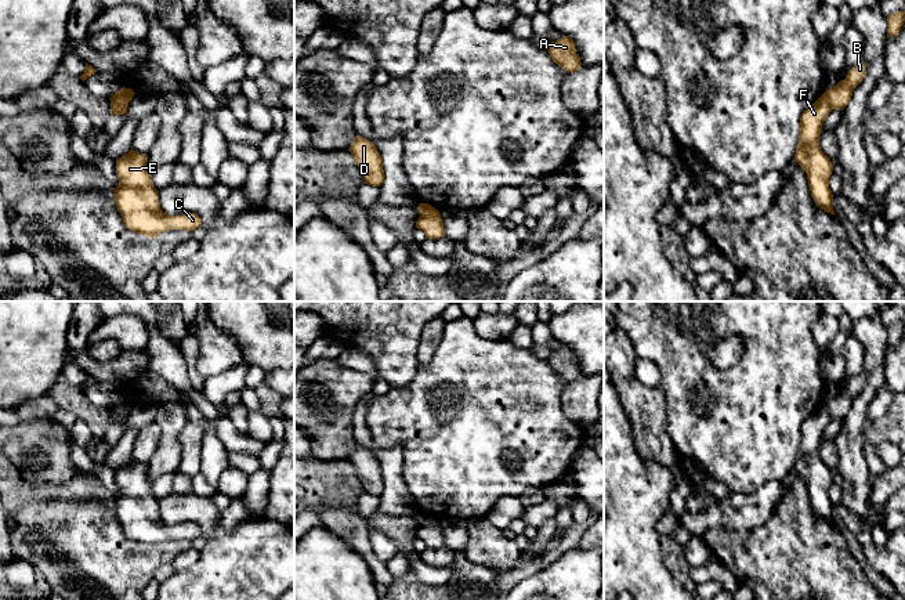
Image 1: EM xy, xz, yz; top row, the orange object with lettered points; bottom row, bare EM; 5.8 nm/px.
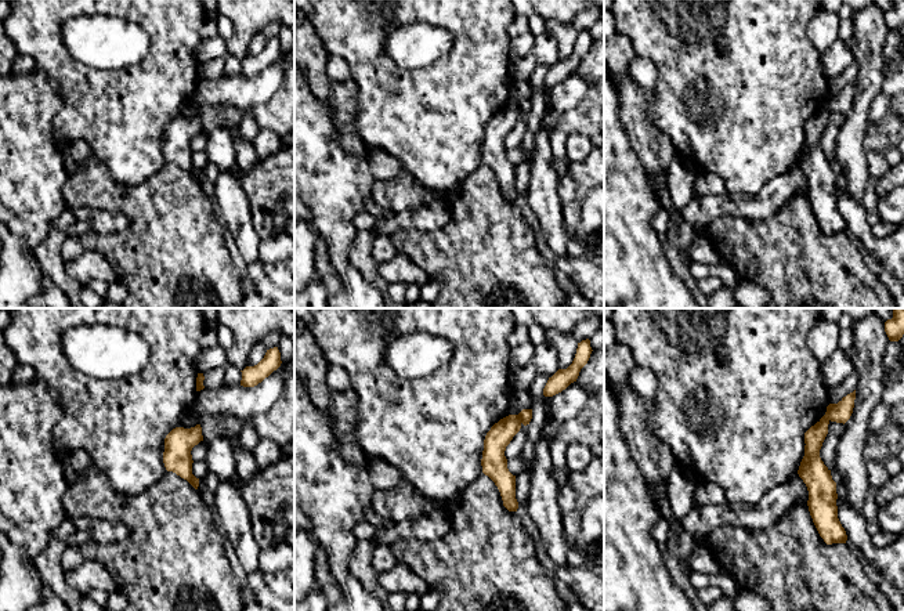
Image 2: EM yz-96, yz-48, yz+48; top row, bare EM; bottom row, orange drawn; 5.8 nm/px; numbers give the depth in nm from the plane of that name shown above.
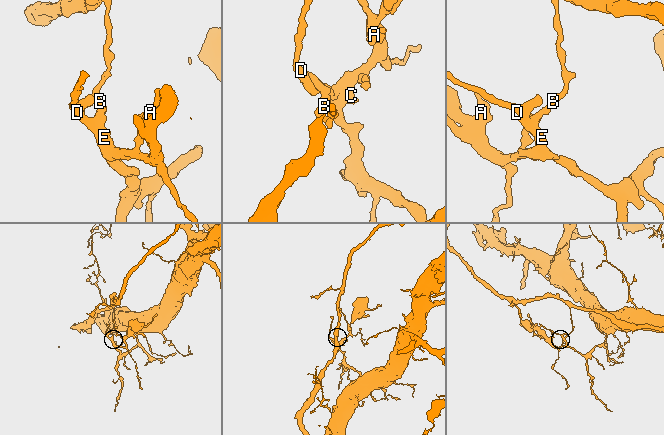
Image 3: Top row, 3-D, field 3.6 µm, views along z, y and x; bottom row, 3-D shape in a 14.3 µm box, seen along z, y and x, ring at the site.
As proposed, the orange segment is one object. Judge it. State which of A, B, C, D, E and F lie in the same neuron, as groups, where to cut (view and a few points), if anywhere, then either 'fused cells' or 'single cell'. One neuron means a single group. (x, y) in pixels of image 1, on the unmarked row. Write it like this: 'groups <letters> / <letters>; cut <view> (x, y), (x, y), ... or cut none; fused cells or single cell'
groups A C D E F / B; cut xz (438, 523), (420, 526); fused cells

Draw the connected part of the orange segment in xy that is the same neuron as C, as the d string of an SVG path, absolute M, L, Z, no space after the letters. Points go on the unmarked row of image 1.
M130 460L116 469L119 495L112 498L124 535L138 545L156 547L170 539L193 541L202 535L195 523L167 525L159 514L152 485L146 481L148 466Z

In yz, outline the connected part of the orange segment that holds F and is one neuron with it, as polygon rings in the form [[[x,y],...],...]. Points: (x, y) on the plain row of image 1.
[[[825,402],[810,415],[800,427],[800,445],[794,463],[797,471],[807,484],[811,506],[825,521],[835,525],[833,503],[829,498],[832,471],[819,456],[822,434],[832,420]]]

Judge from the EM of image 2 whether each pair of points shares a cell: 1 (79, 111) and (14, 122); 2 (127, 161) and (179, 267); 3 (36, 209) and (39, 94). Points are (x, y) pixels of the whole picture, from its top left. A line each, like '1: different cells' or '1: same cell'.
1: different cells
2: different cells
3: same cell

